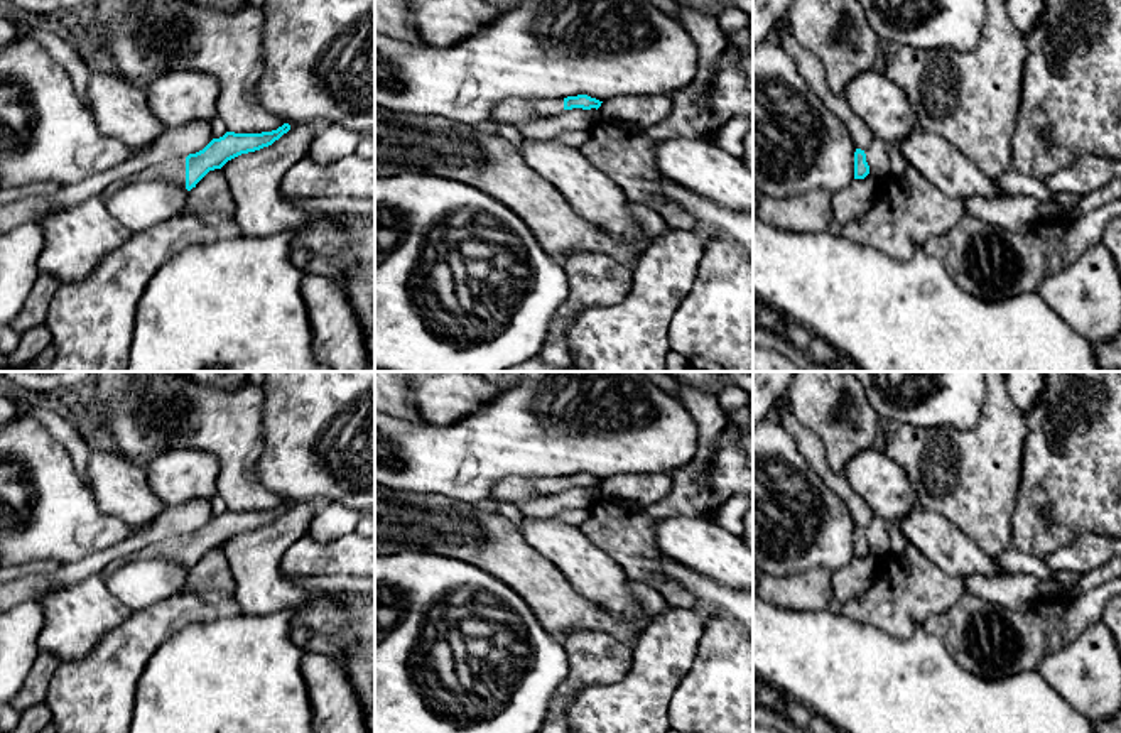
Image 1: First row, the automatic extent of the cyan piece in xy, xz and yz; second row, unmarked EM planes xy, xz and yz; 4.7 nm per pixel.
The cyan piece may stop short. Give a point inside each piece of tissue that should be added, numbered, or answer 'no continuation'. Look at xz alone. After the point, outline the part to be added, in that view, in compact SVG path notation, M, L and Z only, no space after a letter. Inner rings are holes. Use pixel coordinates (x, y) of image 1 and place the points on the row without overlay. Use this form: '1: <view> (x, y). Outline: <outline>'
no continuation

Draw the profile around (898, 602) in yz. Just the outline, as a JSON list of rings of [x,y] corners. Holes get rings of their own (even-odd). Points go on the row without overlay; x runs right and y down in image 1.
[[[917,547],[907,557],[907,566],[890,554],[880,557],[871,586],[842,603],[841,613],[907,640],[929,616],[947,611],[967,593],[962,579],[942,573]]]

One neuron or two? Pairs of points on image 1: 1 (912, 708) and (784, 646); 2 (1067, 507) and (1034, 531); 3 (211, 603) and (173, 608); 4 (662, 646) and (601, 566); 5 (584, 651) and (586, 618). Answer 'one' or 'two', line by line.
1: one
2: one
3: one
4: two
5: two

